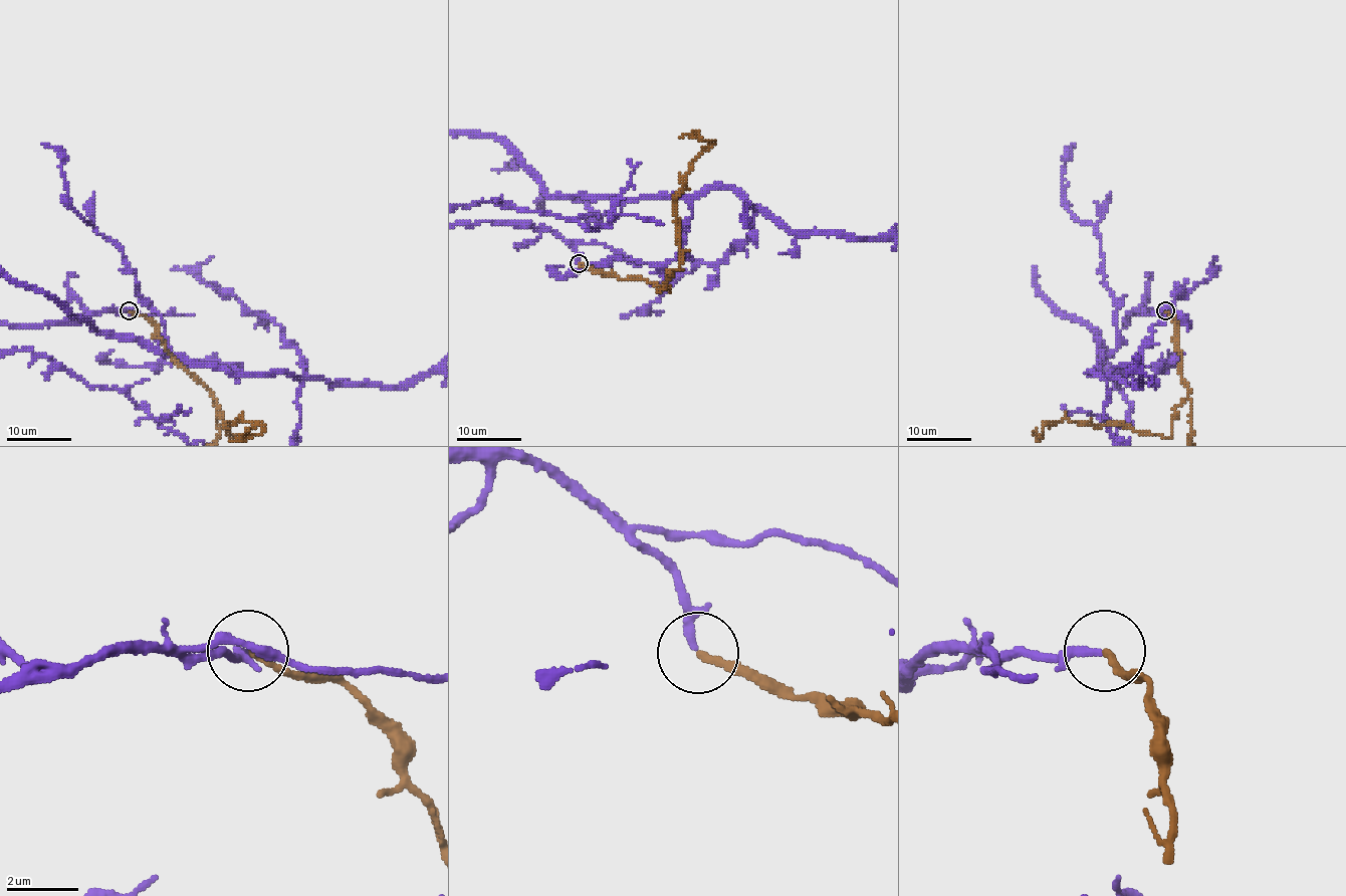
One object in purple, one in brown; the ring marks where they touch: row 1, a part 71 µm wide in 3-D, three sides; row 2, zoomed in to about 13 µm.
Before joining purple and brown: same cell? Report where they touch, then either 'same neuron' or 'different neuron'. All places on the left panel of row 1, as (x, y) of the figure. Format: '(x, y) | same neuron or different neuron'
(129, 310) | same neuron

